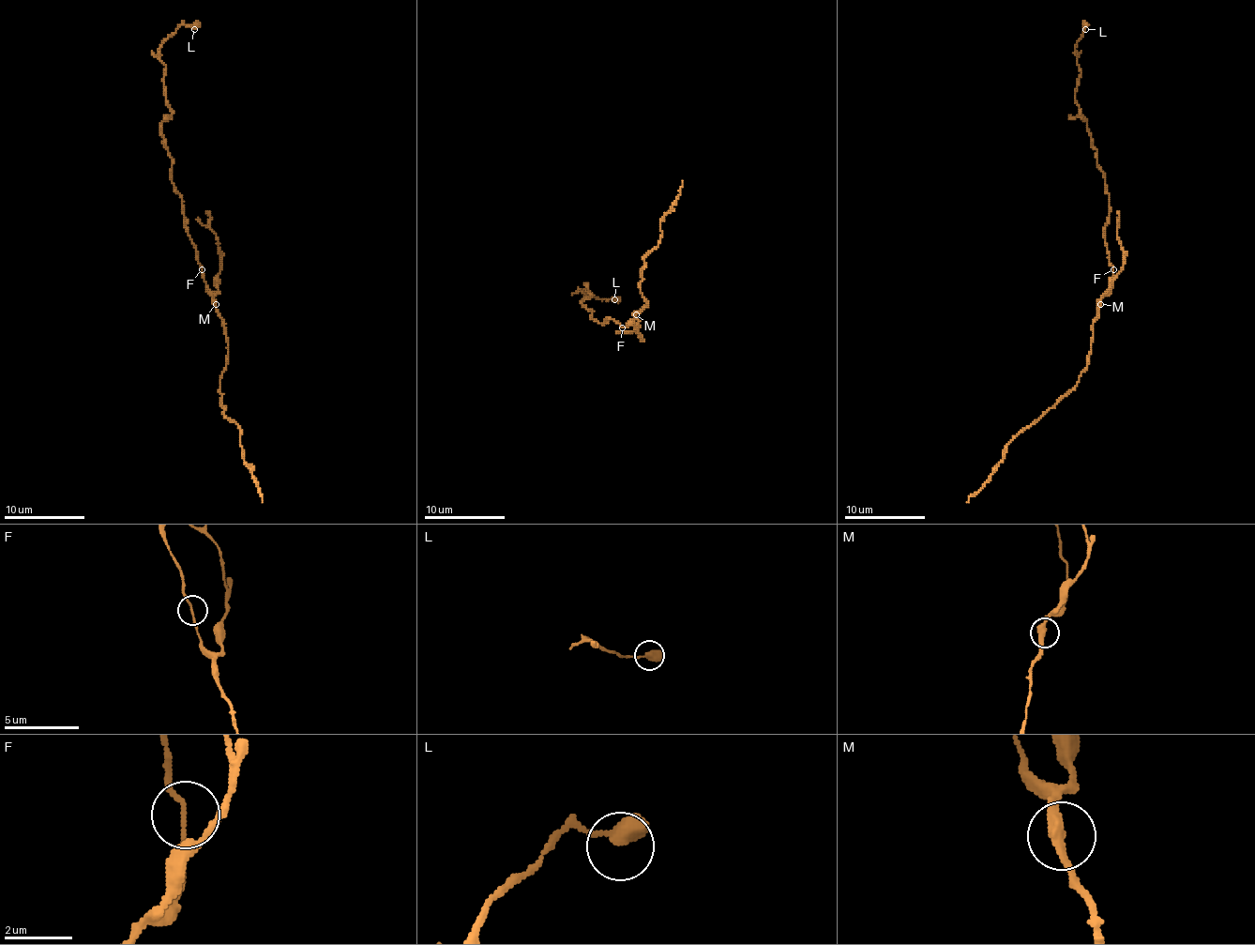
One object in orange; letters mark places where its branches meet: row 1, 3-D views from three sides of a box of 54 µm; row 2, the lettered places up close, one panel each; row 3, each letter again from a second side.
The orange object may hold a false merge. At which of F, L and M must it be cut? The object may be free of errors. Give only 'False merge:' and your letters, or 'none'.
False merge: M

